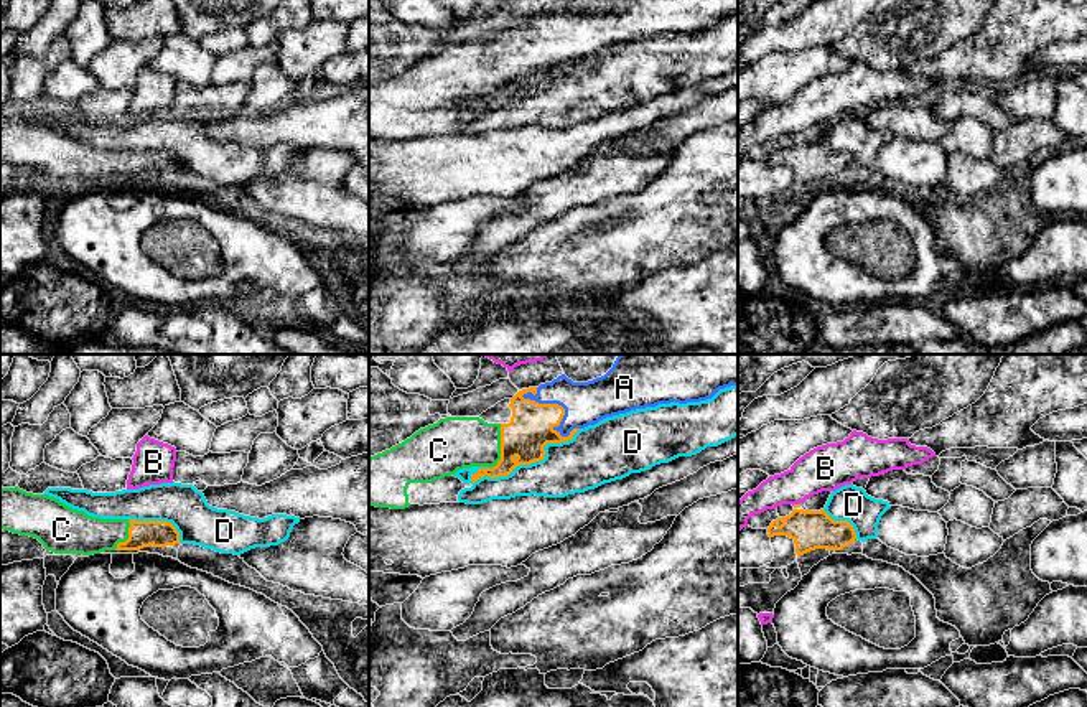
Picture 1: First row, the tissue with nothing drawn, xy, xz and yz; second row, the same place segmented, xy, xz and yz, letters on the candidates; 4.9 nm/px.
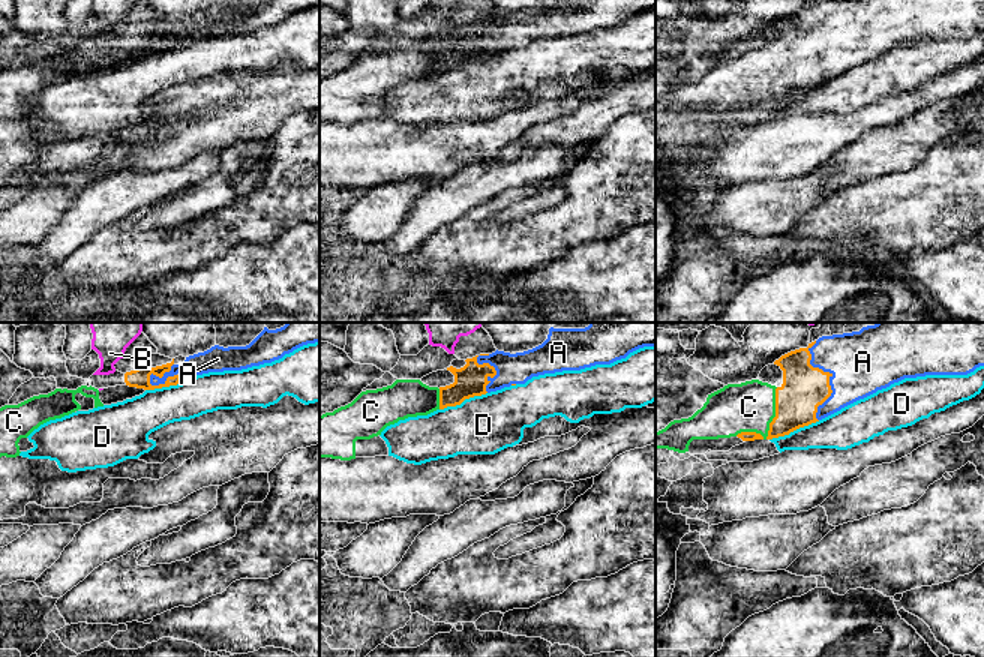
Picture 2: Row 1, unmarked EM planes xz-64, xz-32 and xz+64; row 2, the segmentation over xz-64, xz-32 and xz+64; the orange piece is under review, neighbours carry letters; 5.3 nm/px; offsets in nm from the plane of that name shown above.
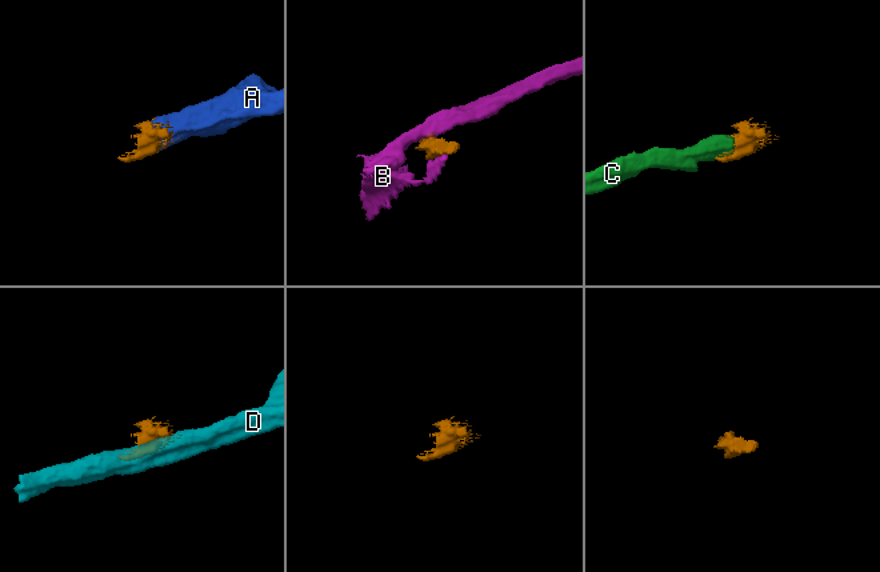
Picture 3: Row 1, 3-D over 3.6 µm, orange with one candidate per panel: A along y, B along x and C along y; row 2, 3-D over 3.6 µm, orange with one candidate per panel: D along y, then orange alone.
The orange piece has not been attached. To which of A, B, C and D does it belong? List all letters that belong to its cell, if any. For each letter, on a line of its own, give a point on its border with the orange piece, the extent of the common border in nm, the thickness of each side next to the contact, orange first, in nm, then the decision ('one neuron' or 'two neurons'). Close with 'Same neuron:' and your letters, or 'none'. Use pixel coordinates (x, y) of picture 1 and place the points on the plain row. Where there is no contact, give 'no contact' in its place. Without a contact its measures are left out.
A: meets orange in xz at (564, 40); contact 340 nm long; 220 nm thick on the orange side, 220 nm on the other; one neuron
B: meets orange in yz at (794, 135); contact 30 nm long; 20 nm thick on the orange side, 220 nm on the other; two neurons
C: meets orange in xz at (501, 78); contact 240 nm long; 220 nm thick on the orange side, 260 nm on the other; one neuron
D: meets orange in xz at (529, 94); contact 600 nm long; 220 nm thick on the orange side, 260 nm on the other; two neurons
Same neuron: A, C

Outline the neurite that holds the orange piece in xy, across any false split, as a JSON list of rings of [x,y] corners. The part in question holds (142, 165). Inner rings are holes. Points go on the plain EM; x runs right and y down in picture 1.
[[[0,119],[0,160],[38,170],[54,185],[92,186],[181,175],[166,152],[100,150],[48,125]]]

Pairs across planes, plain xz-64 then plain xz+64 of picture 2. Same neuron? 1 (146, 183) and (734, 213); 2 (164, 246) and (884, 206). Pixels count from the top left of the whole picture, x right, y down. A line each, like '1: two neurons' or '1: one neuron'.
1: two neurons
2: one neuron

